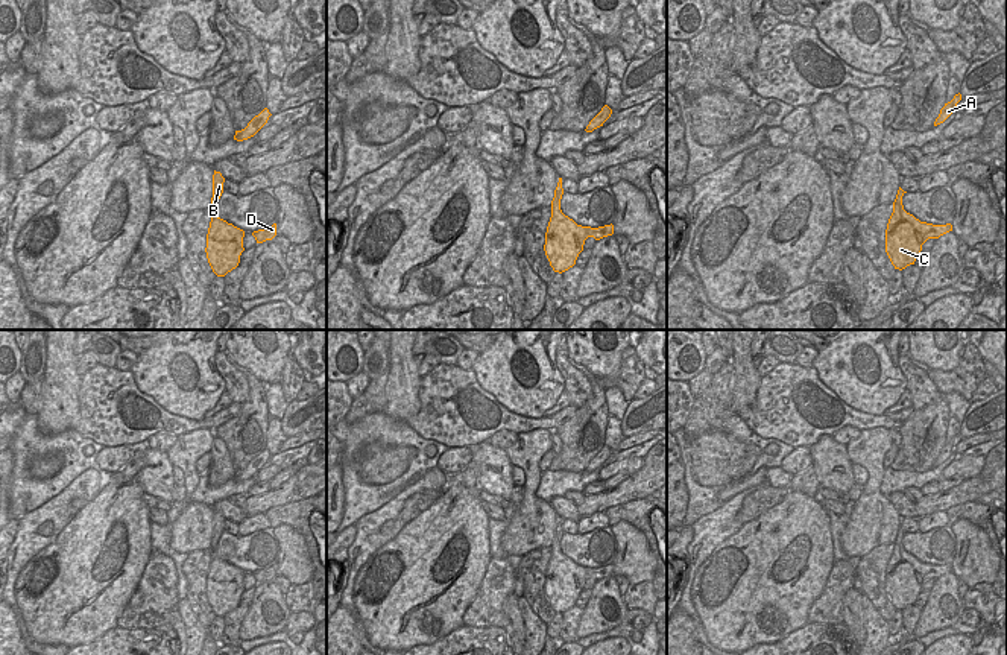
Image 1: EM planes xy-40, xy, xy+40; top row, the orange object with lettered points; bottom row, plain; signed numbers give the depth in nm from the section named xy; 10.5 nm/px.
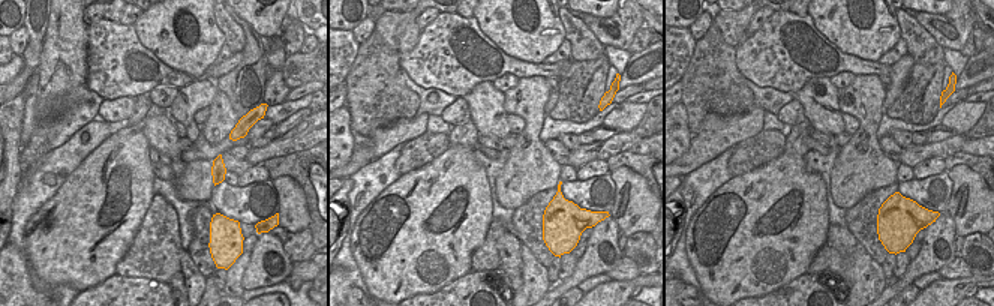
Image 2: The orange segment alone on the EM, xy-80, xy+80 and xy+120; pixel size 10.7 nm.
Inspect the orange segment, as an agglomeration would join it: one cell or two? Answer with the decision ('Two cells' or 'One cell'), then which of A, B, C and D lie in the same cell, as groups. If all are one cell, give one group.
One cell. Groups: A B C D.

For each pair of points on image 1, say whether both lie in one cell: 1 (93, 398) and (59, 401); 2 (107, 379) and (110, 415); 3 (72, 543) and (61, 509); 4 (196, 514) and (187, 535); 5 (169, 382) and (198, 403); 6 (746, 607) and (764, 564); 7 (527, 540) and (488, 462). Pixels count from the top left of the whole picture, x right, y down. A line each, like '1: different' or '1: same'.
1: different
2: same
3: different
4: same
5: same
6: same
7: different

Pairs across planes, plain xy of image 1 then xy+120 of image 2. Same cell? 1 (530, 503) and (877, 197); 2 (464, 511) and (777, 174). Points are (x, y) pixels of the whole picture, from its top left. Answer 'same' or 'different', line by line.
1: different
2: same

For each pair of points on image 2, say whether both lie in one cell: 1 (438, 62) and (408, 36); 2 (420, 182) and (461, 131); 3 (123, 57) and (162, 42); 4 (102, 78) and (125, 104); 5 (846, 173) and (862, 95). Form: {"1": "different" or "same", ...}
{"1": "different", "2": "different", "3": "different", "4": "different", "5": "same"}

